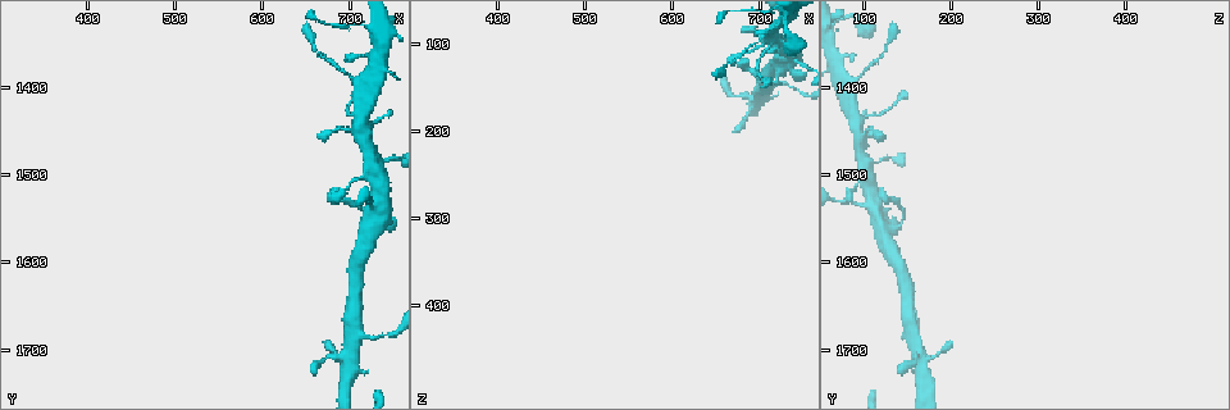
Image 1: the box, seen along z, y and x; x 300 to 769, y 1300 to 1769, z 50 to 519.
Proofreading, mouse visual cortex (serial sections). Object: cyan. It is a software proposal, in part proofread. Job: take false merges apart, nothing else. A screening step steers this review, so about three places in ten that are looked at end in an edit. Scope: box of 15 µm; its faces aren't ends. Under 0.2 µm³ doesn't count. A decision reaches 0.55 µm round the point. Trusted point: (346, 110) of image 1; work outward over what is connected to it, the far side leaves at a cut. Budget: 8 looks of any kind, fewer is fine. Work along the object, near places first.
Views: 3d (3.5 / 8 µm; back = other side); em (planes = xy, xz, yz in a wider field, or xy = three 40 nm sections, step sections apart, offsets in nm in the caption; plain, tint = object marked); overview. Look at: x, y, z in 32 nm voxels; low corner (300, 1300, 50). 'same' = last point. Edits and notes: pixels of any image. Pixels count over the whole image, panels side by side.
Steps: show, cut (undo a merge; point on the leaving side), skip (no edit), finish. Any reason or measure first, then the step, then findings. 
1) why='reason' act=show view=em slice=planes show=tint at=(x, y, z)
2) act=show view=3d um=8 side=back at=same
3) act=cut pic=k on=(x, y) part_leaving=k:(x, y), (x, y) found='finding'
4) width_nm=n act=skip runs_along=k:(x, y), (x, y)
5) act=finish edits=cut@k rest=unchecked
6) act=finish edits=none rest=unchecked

why='three arms meet' act=show view=3d um=8 at=(715, 1440, 95)

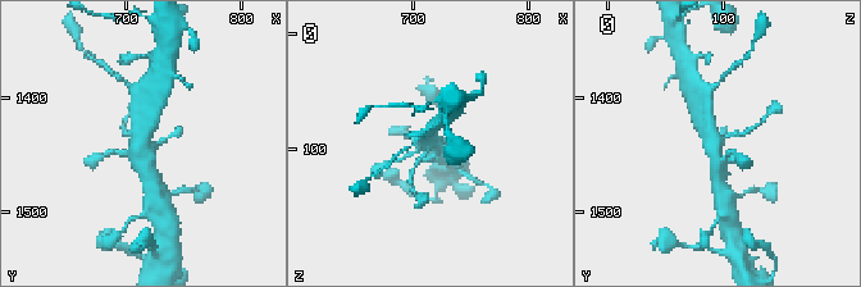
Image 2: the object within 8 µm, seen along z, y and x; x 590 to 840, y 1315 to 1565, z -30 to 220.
act=show view=em slice=xy step=1 show=tint at=(710, 1438, 94)

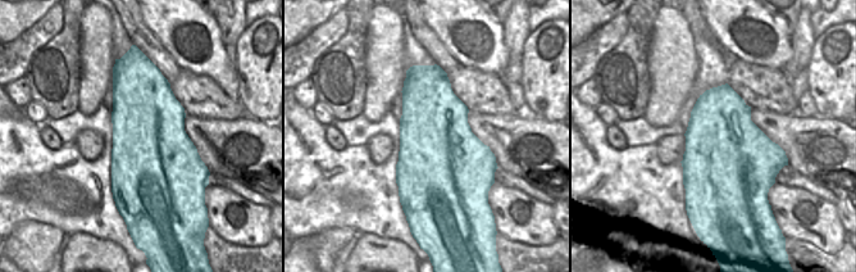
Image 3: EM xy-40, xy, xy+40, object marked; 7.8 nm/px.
act=skip runs_along=2:(746, 133), (715, 141), (718, 174) found='one cell here'

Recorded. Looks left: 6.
why='three-way junction' act=show view=3d um=3.5 at=(725, 1535, 110)

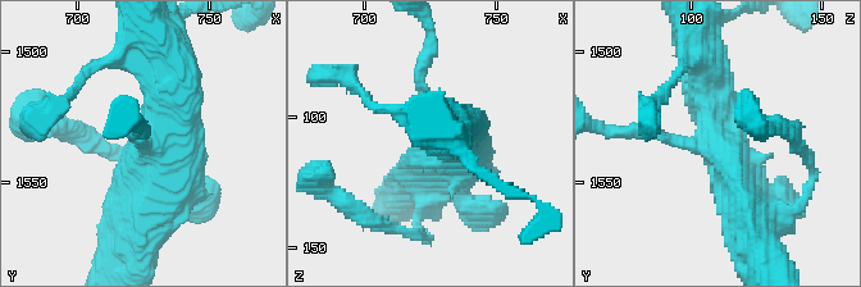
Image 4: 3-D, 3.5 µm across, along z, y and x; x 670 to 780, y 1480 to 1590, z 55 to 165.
arms=3 arm_widths_nm=150,600,600 why='need the tissue' act=show view=em slice=xy step=2 show=tint at=(729, 1534, 108)

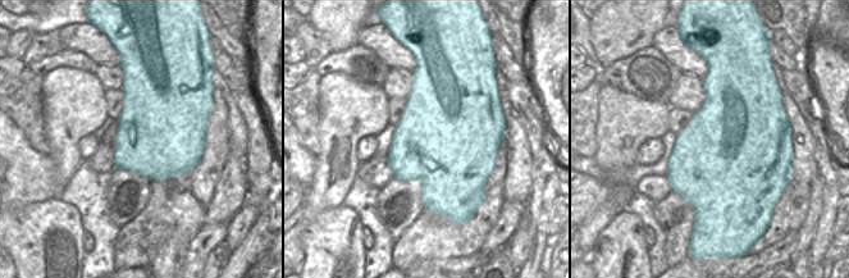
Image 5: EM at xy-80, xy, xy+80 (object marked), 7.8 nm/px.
act=skip runs_along=4:(702, 51), (745, 209) found='all the same cell'

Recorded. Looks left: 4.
why='branch point' act=show view=3d um=3.5 at=(705, 1680, 150)

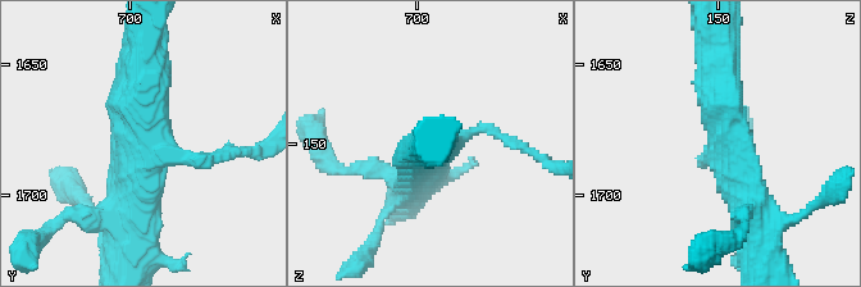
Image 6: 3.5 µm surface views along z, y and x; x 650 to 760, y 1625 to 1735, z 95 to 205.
act=show view=em slice=planes show=tint at=(705, 1676, 153)

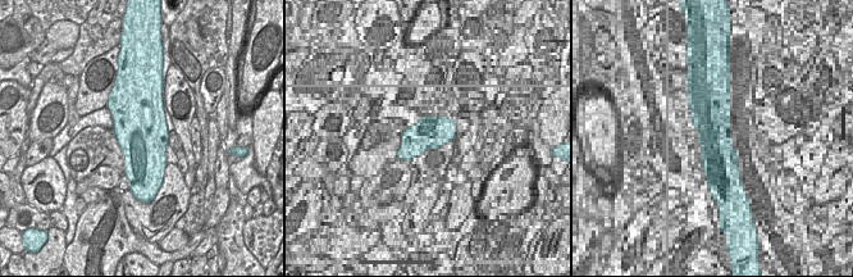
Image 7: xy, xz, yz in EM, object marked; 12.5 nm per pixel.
act=skip runs_along=6:(719, 45), (728, 167), (748, 214) found='all the same cell'

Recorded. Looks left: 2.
act=finish edits=none rest=unchecked

